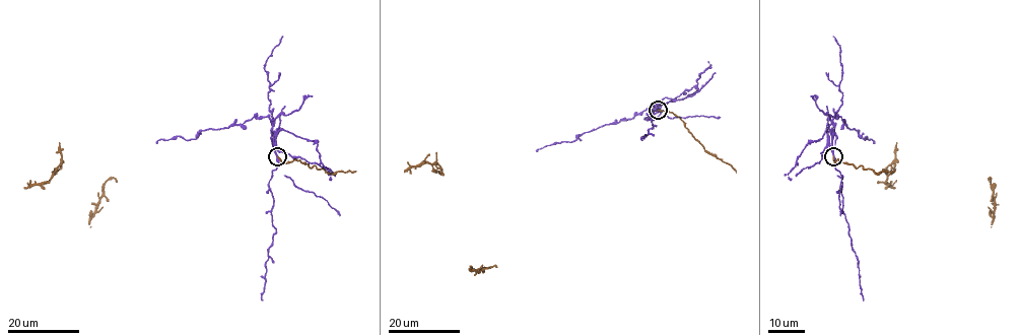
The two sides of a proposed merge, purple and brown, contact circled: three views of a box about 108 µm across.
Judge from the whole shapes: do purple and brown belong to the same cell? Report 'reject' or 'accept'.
reject

